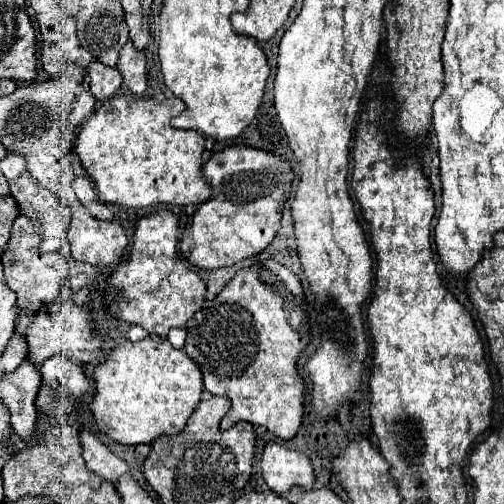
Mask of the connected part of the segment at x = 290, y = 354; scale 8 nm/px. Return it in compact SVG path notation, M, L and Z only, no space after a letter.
M268 259L238 271L230 283L216 295L212 307L206 307L194 315L188 327L188 339L184 351L196 361L204 375L204 387L212 395L224 395L232 401L232 409L222 419L220 429L226 431L238 421L262 425L276 437L292 439L304 417L304 379L298 373L298 357L310 343L310 327L306 323L306 303L300 279L284 265Z

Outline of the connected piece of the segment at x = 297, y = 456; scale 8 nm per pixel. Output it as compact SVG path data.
M274 441L264 447L262 475L268 487L278 495L296 485L310 491L316 481L312 463L304 453L286 449L284 445L278 445Z

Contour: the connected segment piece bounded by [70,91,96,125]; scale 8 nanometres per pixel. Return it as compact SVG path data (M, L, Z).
M82 93L82 95L78 95L78 99L76 99L76 105L74 105L74 109L72 109L72 121L76 121L78 125L80 123L84 123L86 119L88 119L88 115L92 113L92 109L94 109L94 97L90 95L90 93Z

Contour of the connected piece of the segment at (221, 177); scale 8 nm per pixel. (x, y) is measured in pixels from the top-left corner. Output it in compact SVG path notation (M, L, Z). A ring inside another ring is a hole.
M232 145L206 161L204 175L210 183L220 183L220 193L194 213L192 227L180 245L182 255L200 269L218 269L264 251L280 231L282 209L294 179L292 165L262 149Z

